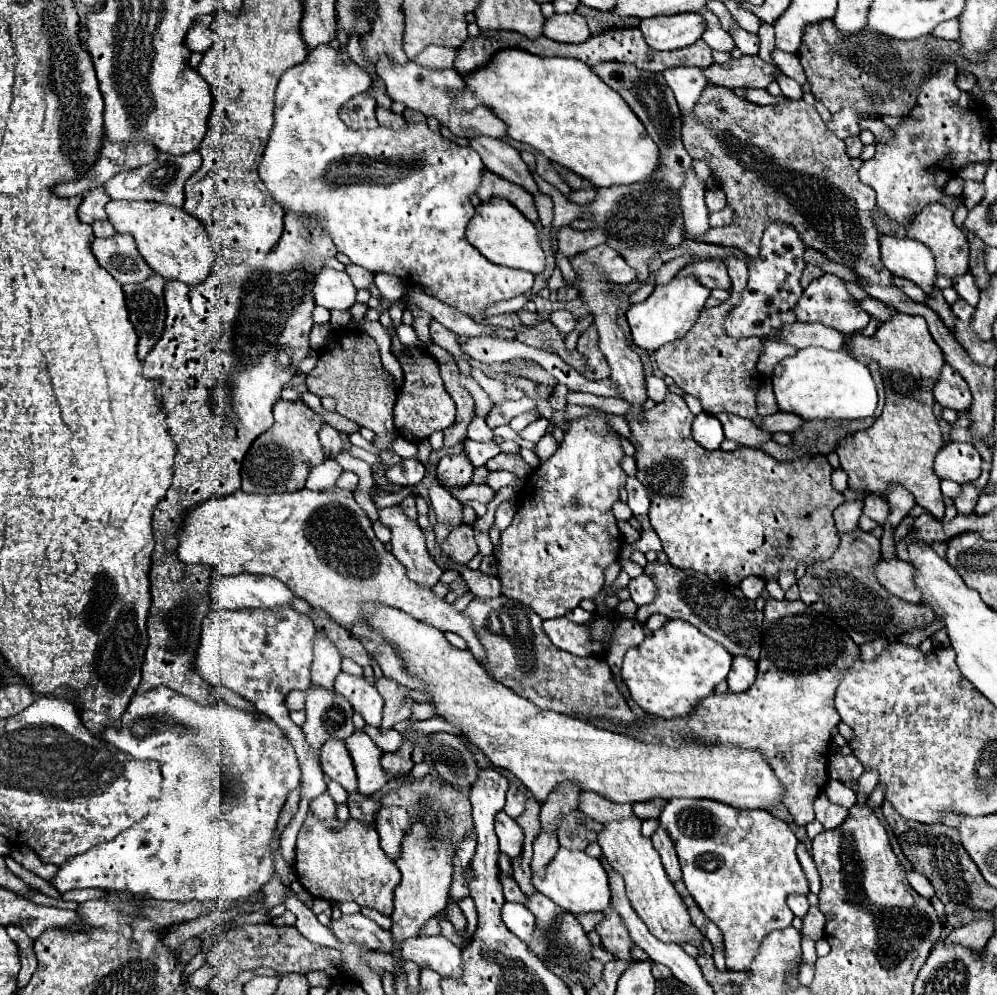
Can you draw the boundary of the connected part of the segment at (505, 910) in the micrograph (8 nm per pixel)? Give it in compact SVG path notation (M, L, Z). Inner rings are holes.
M505 902L501 908L501 918L515 936L519 936L523 942L529 940L535 926L535 916L523 904Z

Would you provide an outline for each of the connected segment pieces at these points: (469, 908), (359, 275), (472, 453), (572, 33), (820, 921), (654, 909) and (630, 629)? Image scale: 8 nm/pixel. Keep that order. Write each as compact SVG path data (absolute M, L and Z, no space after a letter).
M469 896L461 900L458 904L467 919L467 927L463 935L467 939L467 943L469 943L477 928L477 911L473 899Z
M355 264L347 266L347 274L353 278L355 288L369 288L371 282L373 282L373 274L369 274L365 268L355 266Z
M465 440L463 442L463 452L467 454L469 462L477 468L477 466L485 466L485 462L493 456L497 456L501 452L497 442L489 442L489 444L481 444L481 442L473 442L473 440Z
M555 12L551 18L545 20L545 26L543 26L543 36L557 42L567 42L567 44L585 42L589 34L591 32L587 28L585 18L577 12L569 12L569 14Z
M811 906L807 916L803 918L803 928L799 932L801 932L803 938L811 938L811 940L817 942L819 938L823 938L823 926L825 926L823 914L819 912L817 906Z
M629 816L619 822L605 824L605 830L597 838L603 856L607 862L623 874L629 902L633 904L633 910L641 916L641 920L647 924L649 932L659 938L665 944L691 944L691 942L703 942L703 934L693 926L687 908L681 902L681 896L677 894L675 886L669 884L669 878L665 876L665 868L661 868L661 858L657 856L657 850L653 848L649 838L641 836L641 820L637 816Z
M623 618L621 624L615 628L611 648L609 648L609 656L605 658L615 676L620 677L621 675L621 662L623 662L625 652L631 646L637 646L643 638L645 638L645 634L643 634L643 628L641 628L641 624L637 620Z

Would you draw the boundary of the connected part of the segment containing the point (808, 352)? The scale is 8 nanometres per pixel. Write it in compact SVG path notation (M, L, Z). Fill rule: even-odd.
M811 346L811 348L805 348L805 350L797 350L795 356L789 356L789 358L781 360L775 366L771 382L773 382L777 408L781 412L797 414L803 422L809 422L809 420L855 420L855 418L867 418L867 416L873 416L873 412L877 408L877 388L875 388L875 382L871 378L871 372L867 370L867 366L863 366L853 356L849 356L845 350L831 352L831 350L817 348L817 346Z

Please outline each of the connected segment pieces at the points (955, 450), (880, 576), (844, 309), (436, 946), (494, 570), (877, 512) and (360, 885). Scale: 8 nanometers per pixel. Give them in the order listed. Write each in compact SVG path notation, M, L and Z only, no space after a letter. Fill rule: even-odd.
M949 442L939 450L933 470L941 480L973 482L981 474L981 456L969 442Z
M891 558L891 560L879 560L875 564L875 576L879 580L879 584L893 596L911 602L911 604L919 604L921 602L921 592L917 592L917 588L913 588L913 568L909 568L909 562Z
M823 274L821 278L813 280L805 290L803 296L799 298L799 302L793 308L793 314L799 322L819 322L825 324L829 328L835 328L843 334L853 334L859 332L867 326L869 322L869 314L863 312L857 302L851 298L851 294L847 292L847 288L843 286L843 280L833 276L833 274Z
M441 934L427 938L405 940L399 946L403 960L413 960L419 966L427 966L441 976L457 978L461 974L461 948L449 944Z
M494 555L485 556L481 562L479 570L481 570L481 572L485 574L498 577L499 568L497 566L497 560L495 556Z
M869 492L863 500L863 514L869 516L871 520L879 522L883 526L885 518L887 518L887 512L889 512L889 506L885 504L885 498L879 496L879 494L873 494Z
M309 814L303 830L297 834L295 854L297 878L313 898L357 902L391 916L393 890L399 882L399 870L395 862L381 850L375 828L365 828L363 824L357 824L357 820L317 820Z

